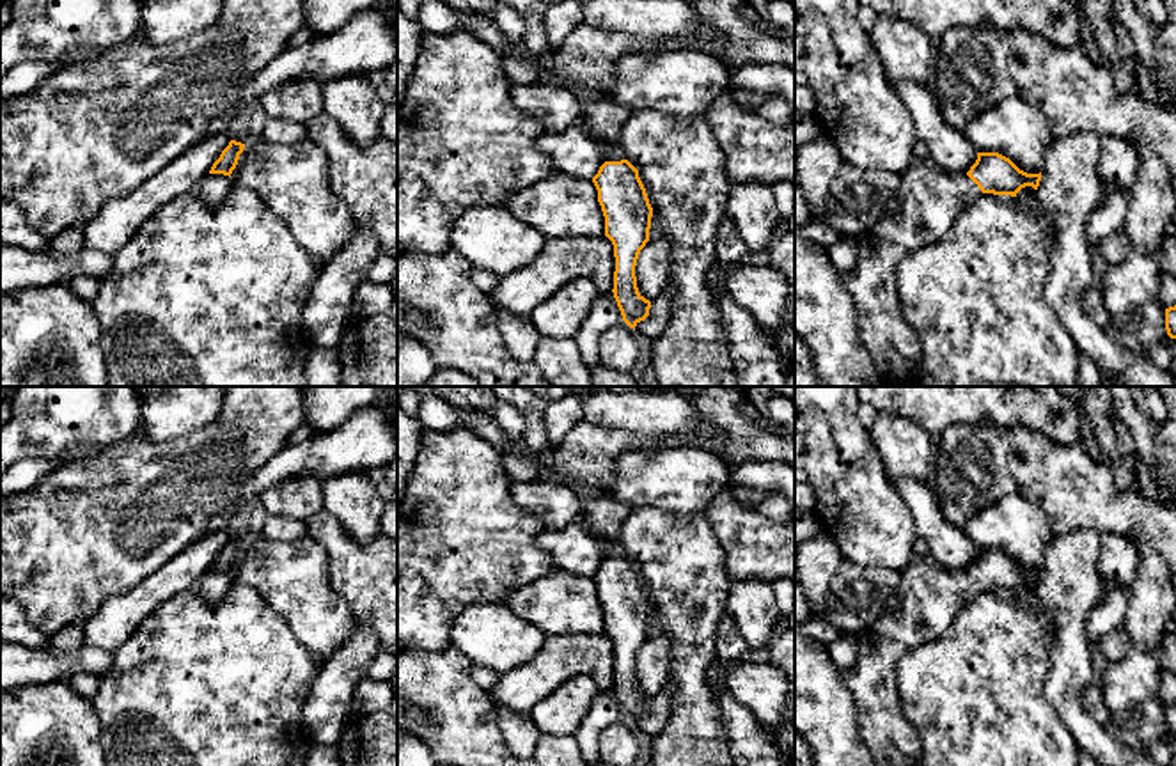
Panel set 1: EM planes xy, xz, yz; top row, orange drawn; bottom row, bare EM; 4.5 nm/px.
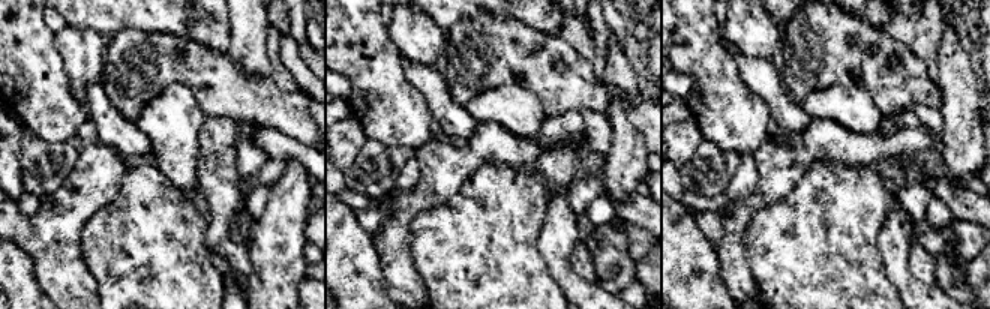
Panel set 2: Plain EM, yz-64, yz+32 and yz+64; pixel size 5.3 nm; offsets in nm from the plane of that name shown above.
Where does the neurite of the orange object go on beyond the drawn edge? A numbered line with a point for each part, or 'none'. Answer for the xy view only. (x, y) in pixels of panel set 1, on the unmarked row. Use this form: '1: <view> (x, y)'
1: xy (213, 587)

